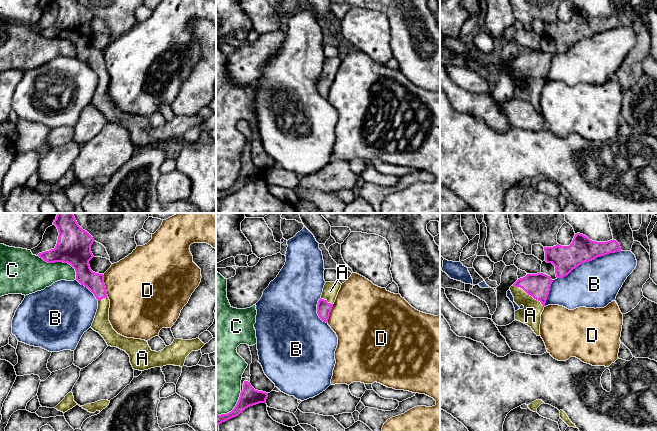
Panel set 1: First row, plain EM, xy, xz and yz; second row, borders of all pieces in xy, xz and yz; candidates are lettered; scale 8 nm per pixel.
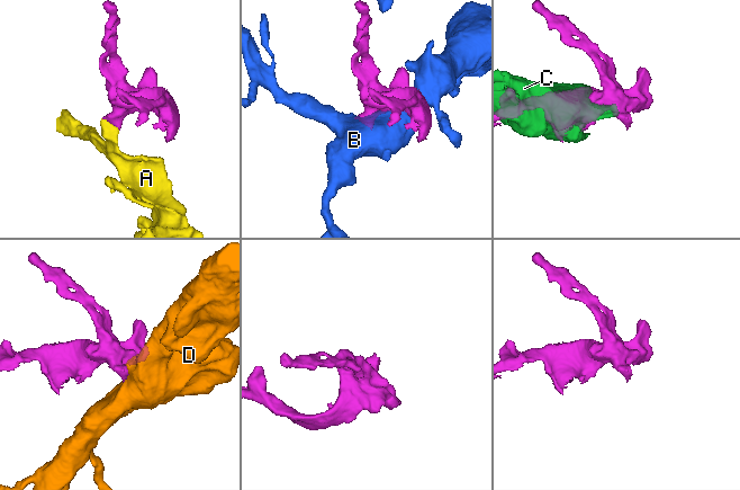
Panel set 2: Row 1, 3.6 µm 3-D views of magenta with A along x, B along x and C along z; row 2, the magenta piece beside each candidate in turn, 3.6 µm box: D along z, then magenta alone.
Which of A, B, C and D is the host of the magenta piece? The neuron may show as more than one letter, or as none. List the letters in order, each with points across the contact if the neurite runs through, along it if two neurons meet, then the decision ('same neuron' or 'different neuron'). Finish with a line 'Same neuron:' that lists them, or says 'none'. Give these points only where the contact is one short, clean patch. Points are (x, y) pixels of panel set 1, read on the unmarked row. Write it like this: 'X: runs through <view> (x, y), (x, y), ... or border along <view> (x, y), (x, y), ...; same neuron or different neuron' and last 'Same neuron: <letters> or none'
A: runs through yz (538, 61), (528, 70), (530, 91); same neuron
B: different neuron
C: different neuron
D: border along xy (102, 50), (105, 66), (108, 71); different neuron
Same neuron: A

